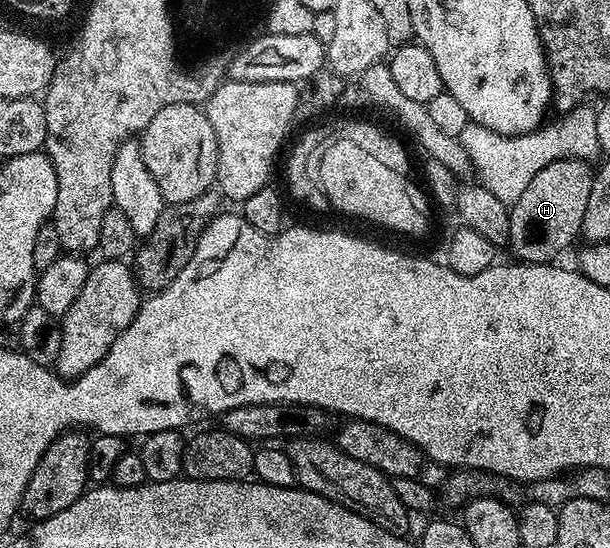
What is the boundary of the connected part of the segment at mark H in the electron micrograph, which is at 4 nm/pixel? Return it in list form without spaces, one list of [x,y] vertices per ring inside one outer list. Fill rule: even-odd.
[[[562,159],[545,165],[533,181],[529,181],[525,193],[510,204],[511,239],[509,251],[520,264],[549,263],[576,238],[580,238],[585,221],[585,205],[589,205],[589,189],[593,167],[585,159]]]

